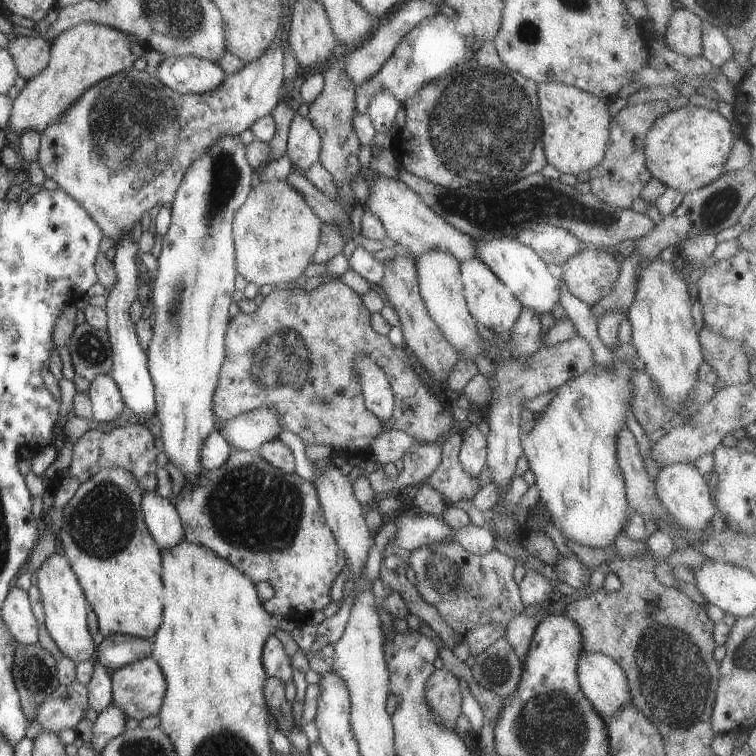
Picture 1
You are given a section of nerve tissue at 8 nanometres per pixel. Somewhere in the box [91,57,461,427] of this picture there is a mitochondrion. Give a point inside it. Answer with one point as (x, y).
(283, 358)

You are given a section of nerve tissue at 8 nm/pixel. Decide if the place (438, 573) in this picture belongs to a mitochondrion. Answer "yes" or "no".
yes

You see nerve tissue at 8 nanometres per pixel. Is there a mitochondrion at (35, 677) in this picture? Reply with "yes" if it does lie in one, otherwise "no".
yes

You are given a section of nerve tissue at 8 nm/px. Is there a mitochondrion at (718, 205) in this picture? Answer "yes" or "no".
yes

